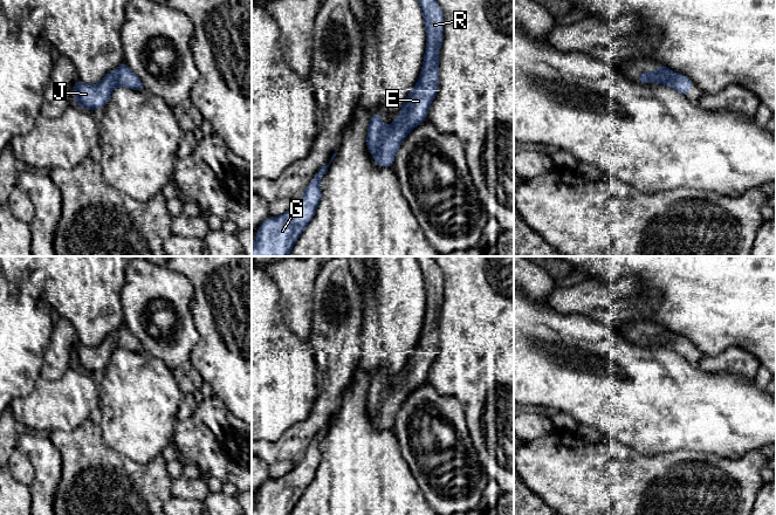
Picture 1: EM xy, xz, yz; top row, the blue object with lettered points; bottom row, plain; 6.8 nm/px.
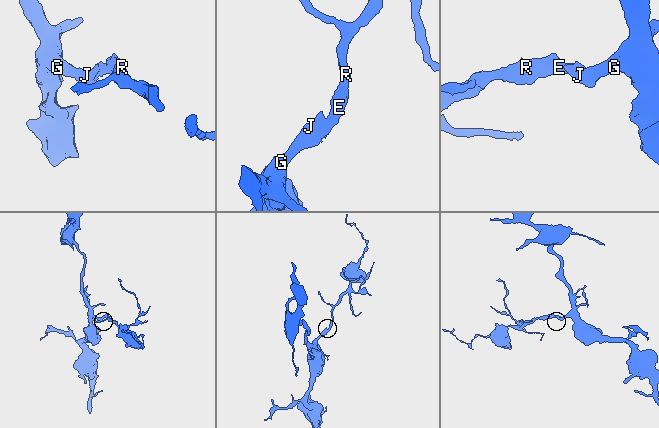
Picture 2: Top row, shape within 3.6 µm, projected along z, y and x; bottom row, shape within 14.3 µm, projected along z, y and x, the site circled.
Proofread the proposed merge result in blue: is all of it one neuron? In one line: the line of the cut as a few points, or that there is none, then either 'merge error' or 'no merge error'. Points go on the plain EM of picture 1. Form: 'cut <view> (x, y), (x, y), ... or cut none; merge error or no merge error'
cut none; no merge error

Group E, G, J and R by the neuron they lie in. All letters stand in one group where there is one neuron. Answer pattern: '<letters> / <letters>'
E G J R

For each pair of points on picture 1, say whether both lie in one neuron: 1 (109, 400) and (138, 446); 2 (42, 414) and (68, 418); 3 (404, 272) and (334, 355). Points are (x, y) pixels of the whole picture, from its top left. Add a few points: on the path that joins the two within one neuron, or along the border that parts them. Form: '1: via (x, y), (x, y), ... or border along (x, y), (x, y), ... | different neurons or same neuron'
1: via (121, 412), (138, 430), (138, 434) | same neuron
2: via (48, 414), (62, 414) | same neuron
3: border along (359, 293), (362, 300), (361, 347) | different neurons

